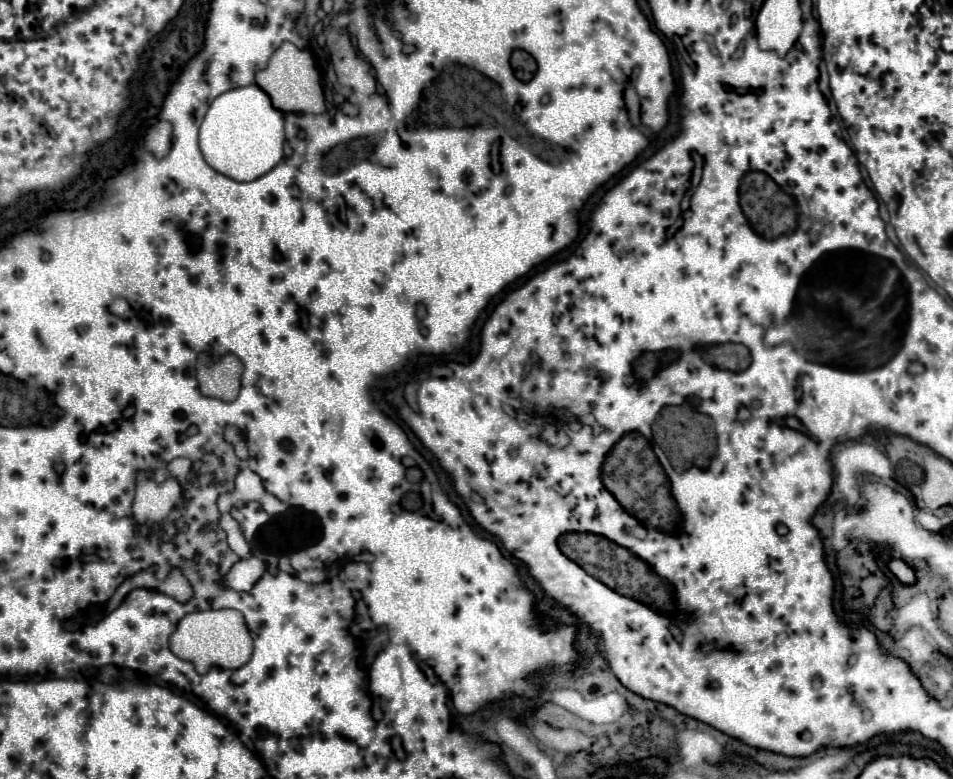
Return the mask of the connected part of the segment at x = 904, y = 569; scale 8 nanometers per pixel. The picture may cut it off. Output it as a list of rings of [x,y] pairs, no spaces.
[[[898,558],[890,560],[890,570],[892,570],[892,574],[894,574],[902,584],[914,584],[914,582],[916,582],[914,570],[912,570],[906,562],[902,562],[902,560],[898,560]]]

